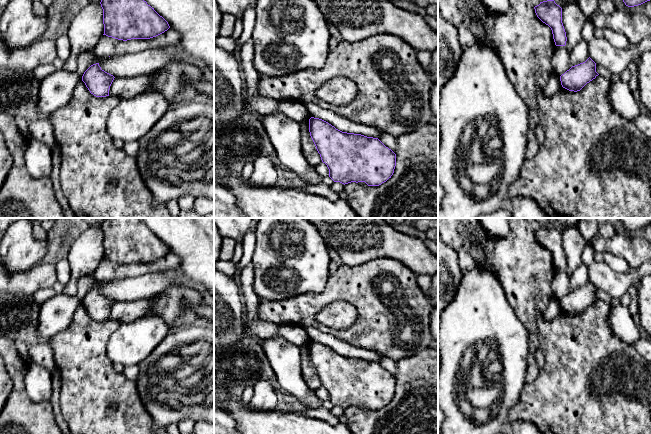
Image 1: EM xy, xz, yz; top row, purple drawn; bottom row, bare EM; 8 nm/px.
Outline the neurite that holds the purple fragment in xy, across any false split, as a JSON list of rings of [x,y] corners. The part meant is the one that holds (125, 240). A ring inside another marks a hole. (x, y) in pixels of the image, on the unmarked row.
[[[104,218],[100,228],[103,233],[103,259],[108,261],[123,265],[150,263],[170,252],[168,246],[148,229],[139,218]]]

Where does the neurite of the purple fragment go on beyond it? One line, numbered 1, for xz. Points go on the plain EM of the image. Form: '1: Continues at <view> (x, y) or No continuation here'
1: No continuation here

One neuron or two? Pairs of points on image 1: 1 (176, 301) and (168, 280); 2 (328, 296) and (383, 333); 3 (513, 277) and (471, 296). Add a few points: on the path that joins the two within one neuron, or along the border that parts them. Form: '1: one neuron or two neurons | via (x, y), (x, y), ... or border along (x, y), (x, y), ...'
1: two neurons | border along (193, 287), (171, 284), (150, 298)
2: one neuron | via (343, 295), (352, 295), (375, 318)
3: two neurons | border along (482, 267), (488, 268), (497, 277), (509, 304)

